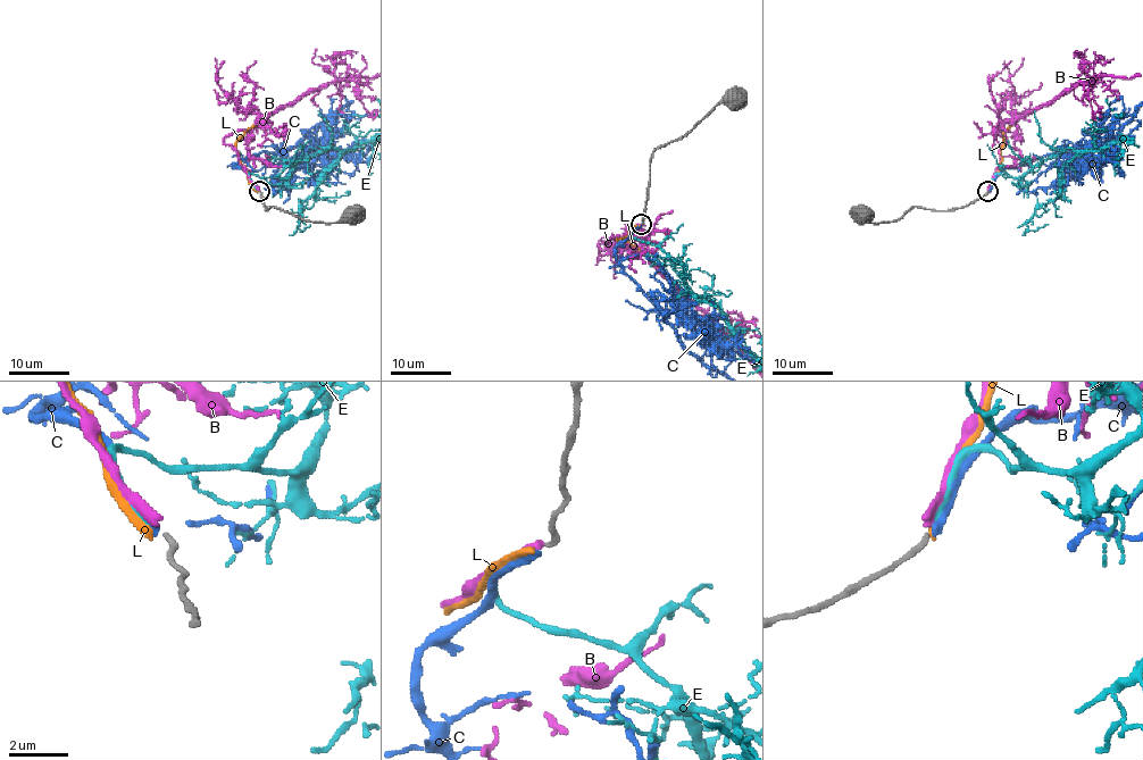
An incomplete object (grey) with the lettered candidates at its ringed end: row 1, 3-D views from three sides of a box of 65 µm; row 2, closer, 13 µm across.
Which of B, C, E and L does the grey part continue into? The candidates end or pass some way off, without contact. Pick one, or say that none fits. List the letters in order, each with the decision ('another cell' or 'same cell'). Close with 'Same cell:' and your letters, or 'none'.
B: another cell
C: another cell
E: same cell
L: another cell
Same cell: E

